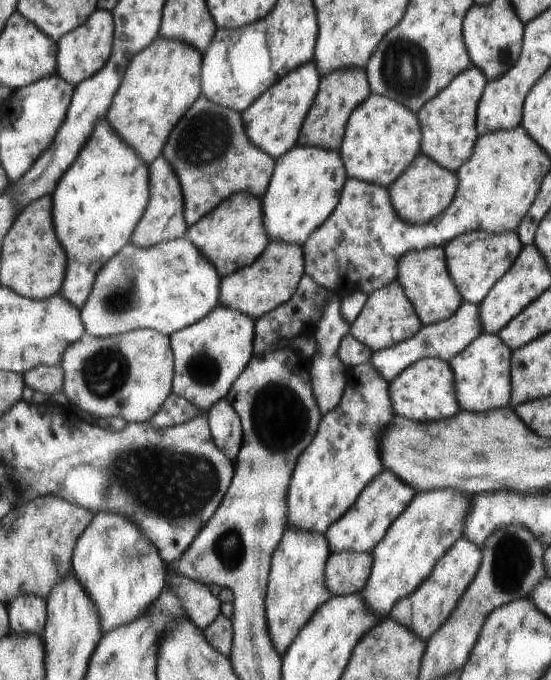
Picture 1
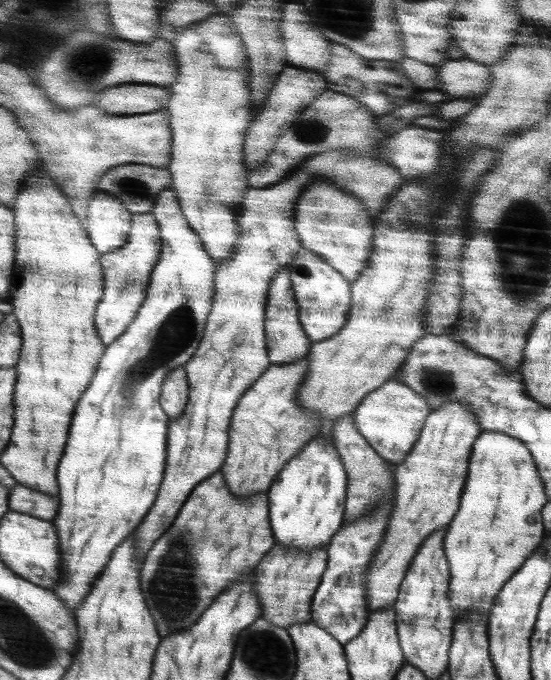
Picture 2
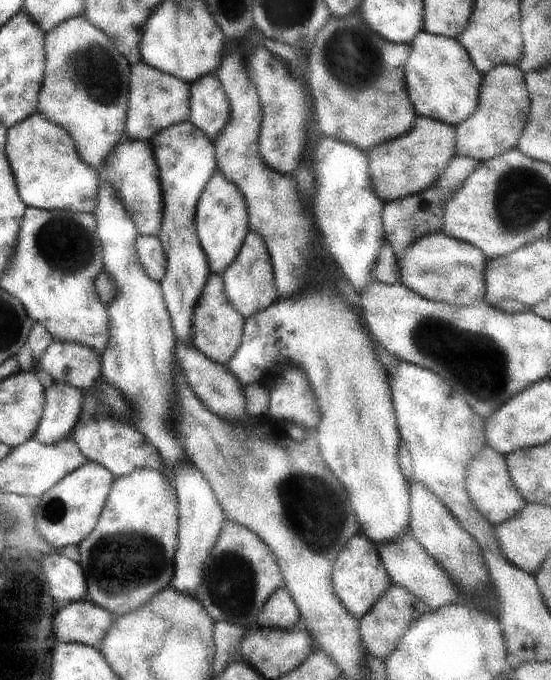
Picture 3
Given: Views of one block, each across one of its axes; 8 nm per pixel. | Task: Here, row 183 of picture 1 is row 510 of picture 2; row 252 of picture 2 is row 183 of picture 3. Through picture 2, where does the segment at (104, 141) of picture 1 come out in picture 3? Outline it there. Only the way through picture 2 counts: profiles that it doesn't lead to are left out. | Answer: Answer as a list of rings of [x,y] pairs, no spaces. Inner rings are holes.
[[[189,120],[163,130],[152,141],[161,166],[163,186],[165,187],[165,219],[160,238],[165,244],[169,258],[169,273],[162,281],[165,299],[169,306],[179,342],[191,342],[193,310],[202,294],[202,289],[212,272],[208,256],[201,246],[196,230],[195,212],[198,199],[208,181],[216,172],[214,144],[202,129]]]

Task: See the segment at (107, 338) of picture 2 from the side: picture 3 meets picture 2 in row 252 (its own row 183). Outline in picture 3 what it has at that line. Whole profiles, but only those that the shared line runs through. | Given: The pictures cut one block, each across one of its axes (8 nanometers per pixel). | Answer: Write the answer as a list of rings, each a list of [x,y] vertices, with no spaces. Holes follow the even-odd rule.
[[[126,137],[109,156],[103,178],[119,193],[119,198],[131,211],[142,235],[161,236],[165,219],[165,187],[162,182],[161,166],[152,142]]]

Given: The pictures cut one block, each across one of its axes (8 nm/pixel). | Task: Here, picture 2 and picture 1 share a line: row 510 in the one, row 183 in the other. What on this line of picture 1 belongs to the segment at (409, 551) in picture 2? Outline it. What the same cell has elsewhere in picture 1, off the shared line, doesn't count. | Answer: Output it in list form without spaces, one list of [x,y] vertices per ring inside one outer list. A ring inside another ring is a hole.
[[[419,154],[388,190],[398,216],[412,226],[425,225],[444,213],[452,204],[458,185],[456,173],[446,170],[426,154]]]

